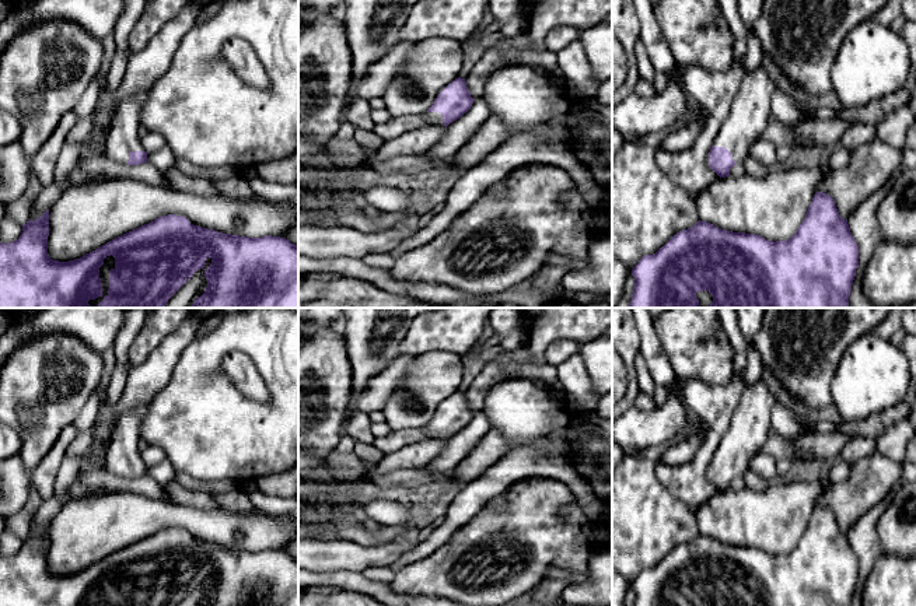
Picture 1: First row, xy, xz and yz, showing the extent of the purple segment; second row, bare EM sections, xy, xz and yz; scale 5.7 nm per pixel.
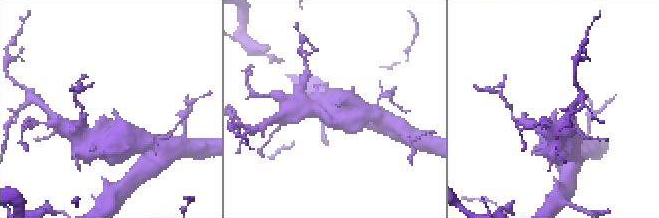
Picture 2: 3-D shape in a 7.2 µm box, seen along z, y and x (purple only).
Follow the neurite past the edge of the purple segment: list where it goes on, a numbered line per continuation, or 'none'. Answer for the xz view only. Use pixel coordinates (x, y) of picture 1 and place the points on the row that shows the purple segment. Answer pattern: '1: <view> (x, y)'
1: xz (434, 118)

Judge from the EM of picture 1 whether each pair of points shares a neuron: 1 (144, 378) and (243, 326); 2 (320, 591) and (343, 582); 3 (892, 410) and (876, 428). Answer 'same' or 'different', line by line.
1: different
2: different
3: same

